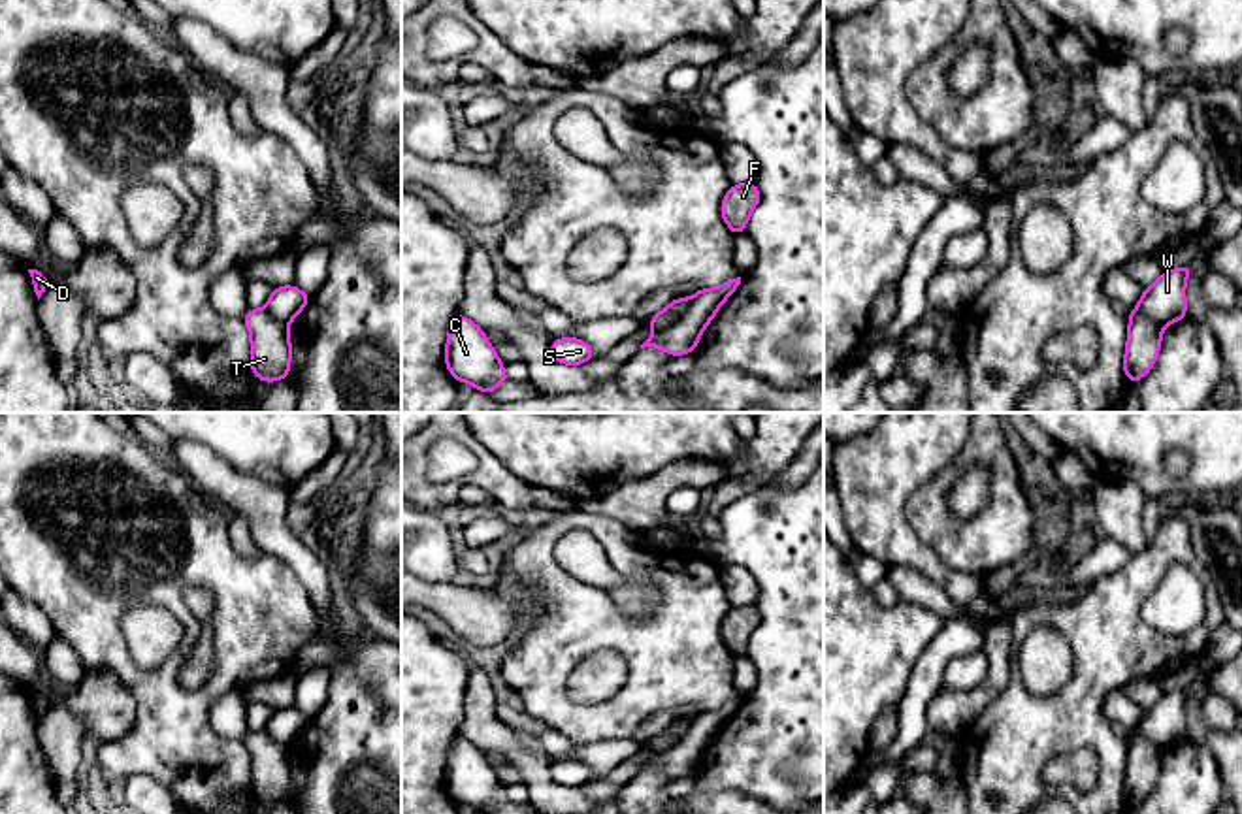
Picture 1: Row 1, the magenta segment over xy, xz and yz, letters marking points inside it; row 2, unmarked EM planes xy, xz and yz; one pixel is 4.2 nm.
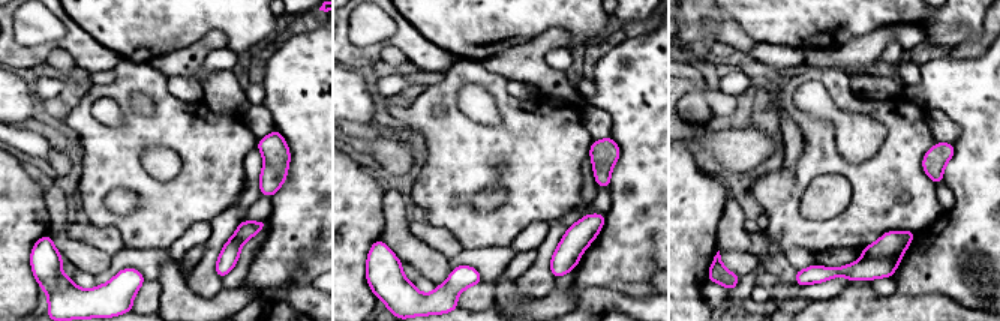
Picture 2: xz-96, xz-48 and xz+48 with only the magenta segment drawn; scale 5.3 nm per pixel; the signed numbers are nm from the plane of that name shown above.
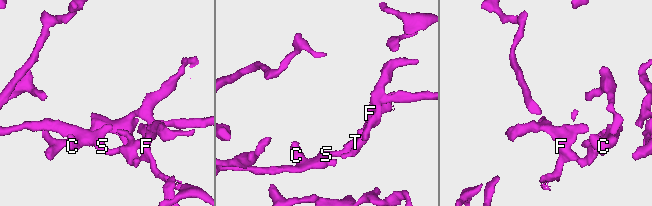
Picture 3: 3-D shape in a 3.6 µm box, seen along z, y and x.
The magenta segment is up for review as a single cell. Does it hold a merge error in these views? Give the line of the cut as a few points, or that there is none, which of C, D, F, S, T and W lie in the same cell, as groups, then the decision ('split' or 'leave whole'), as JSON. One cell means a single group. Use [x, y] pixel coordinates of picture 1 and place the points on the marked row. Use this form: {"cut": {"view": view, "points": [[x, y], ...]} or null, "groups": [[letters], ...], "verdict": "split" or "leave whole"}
{"cut": {"view": "xz", "points": [[690, 298], [681, 317], [654, 330]]}, "groups": [["C", "D", "S", "W"], ["F", "T"]], "verdict": "split"}

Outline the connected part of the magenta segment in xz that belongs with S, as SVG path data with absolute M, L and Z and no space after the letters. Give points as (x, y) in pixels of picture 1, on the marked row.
M577 337L552 339L550 358L552 362L567 366L582 366L584 362L596 358L594 349Z

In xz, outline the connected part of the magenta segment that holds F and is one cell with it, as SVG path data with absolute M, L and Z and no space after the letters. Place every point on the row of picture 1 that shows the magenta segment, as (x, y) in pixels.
M741 183L729 187L722 200L720 213L735 236L746 234L748 217L760 200L761 192L756 183Z

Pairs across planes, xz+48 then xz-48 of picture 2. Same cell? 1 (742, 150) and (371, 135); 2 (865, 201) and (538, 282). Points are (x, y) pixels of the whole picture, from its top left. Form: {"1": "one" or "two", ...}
{"1": "one", "2": "two"}

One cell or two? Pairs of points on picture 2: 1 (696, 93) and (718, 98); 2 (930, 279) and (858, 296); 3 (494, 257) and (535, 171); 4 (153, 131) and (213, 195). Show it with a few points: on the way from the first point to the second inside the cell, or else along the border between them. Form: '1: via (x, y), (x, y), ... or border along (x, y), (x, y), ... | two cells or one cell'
1: border along (705, 86), (705, 101), (714, 114) | two cells
2: border along (933, 293), (921, 296), (895, 294) | two cells
3: border along (508, 246), (464, 249) | two cells
4: via (173, 134), (213, 176) | one cell

